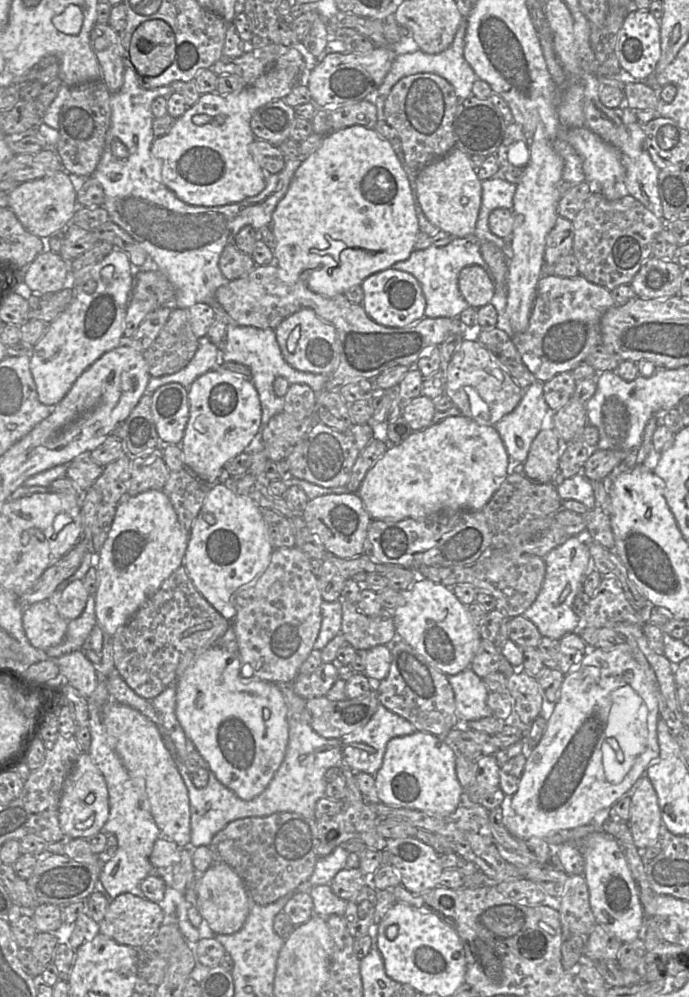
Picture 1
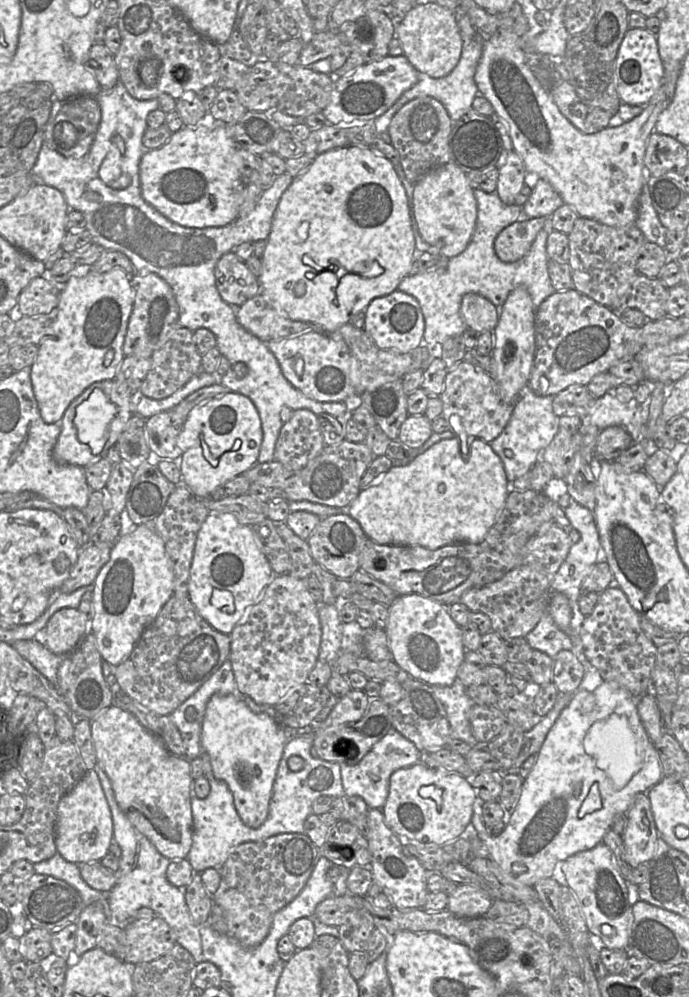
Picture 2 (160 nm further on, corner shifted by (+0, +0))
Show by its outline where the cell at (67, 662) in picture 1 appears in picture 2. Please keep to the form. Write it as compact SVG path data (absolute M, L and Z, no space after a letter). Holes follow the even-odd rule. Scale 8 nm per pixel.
M36 640L15 641L11 645L54 686L57 685L57 673L64 656L52 653Z

